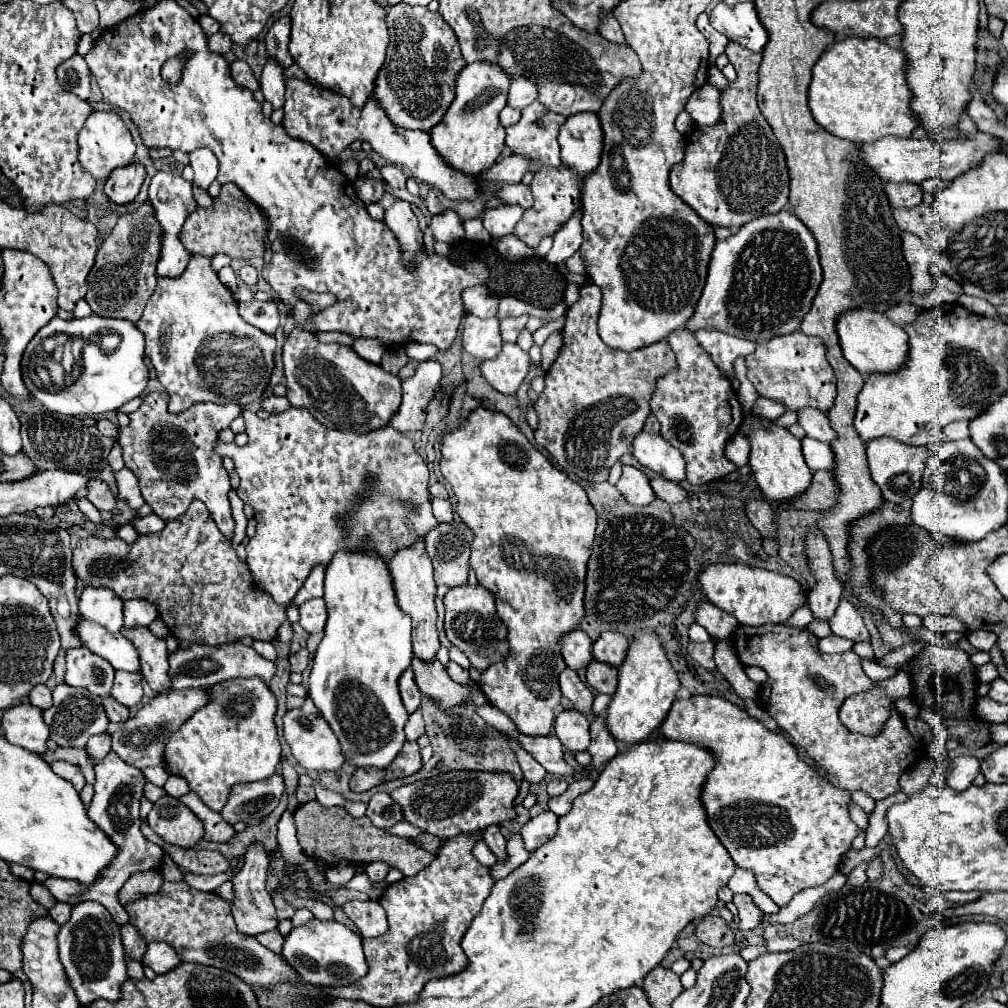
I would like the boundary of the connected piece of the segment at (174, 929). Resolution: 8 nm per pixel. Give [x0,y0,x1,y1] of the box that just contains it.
[124,881,300,989]

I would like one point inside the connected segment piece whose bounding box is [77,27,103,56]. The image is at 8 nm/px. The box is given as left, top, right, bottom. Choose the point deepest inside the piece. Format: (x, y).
(86, 42)

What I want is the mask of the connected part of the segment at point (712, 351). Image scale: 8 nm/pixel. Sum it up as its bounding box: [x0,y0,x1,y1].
[694,329,756,375]

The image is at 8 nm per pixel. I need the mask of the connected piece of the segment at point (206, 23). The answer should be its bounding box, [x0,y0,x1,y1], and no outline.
[198,15,218,37]

